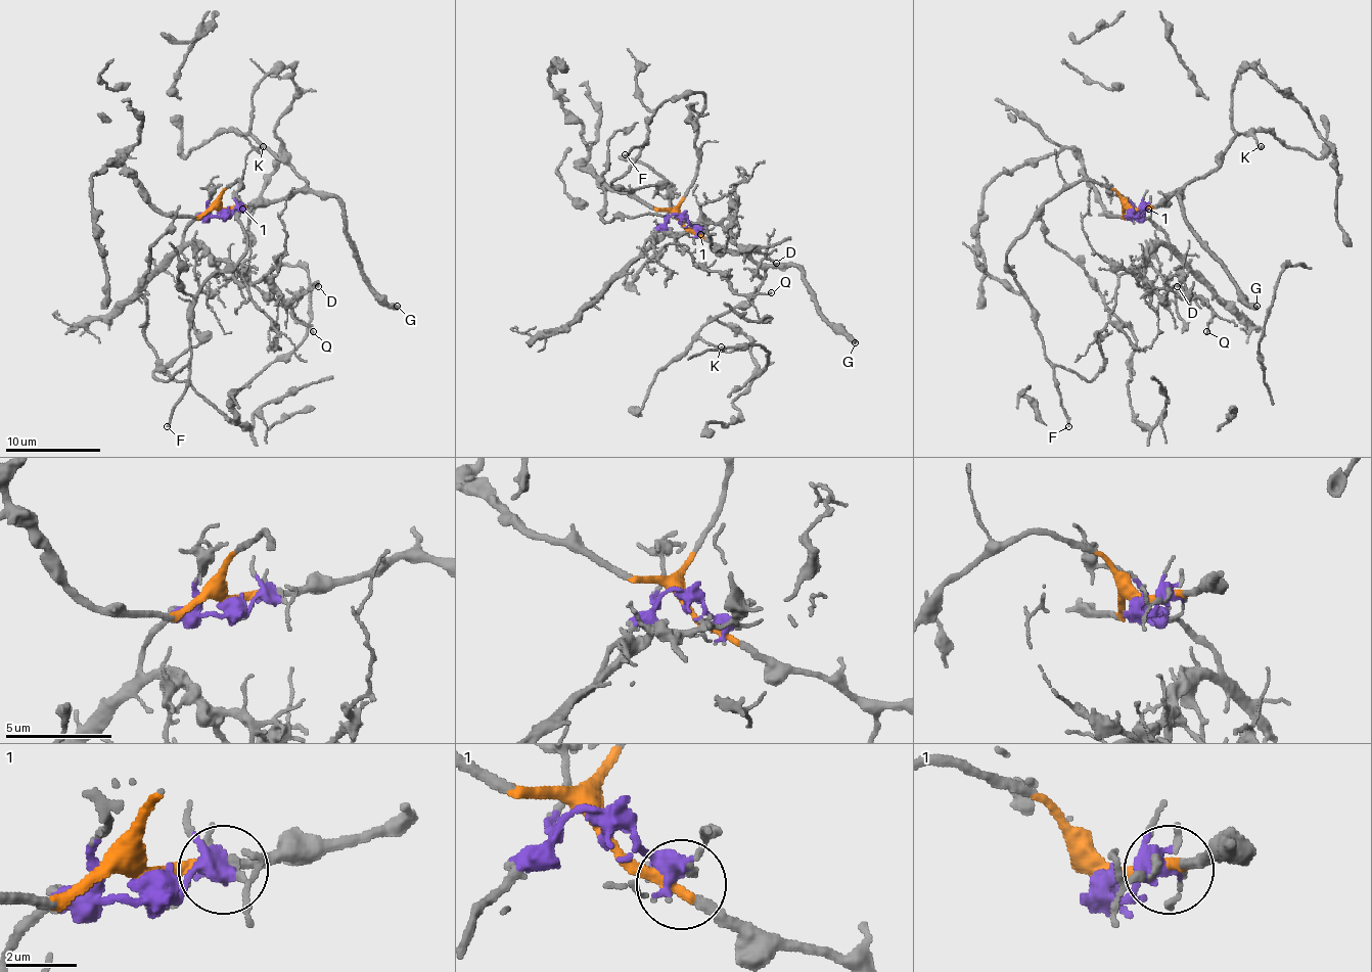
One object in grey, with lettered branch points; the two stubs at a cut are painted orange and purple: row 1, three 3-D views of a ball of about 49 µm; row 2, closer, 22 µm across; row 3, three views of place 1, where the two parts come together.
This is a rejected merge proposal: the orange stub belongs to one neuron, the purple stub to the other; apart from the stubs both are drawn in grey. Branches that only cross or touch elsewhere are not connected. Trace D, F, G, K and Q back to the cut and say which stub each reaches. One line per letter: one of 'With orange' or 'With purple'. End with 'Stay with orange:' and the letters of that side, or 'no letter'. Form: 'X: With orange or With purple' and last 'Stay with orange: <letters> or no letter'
D: With purple
F: With orange
G: With orange
K: With orange
Q: With purple
Stay with orange: F, G, K

